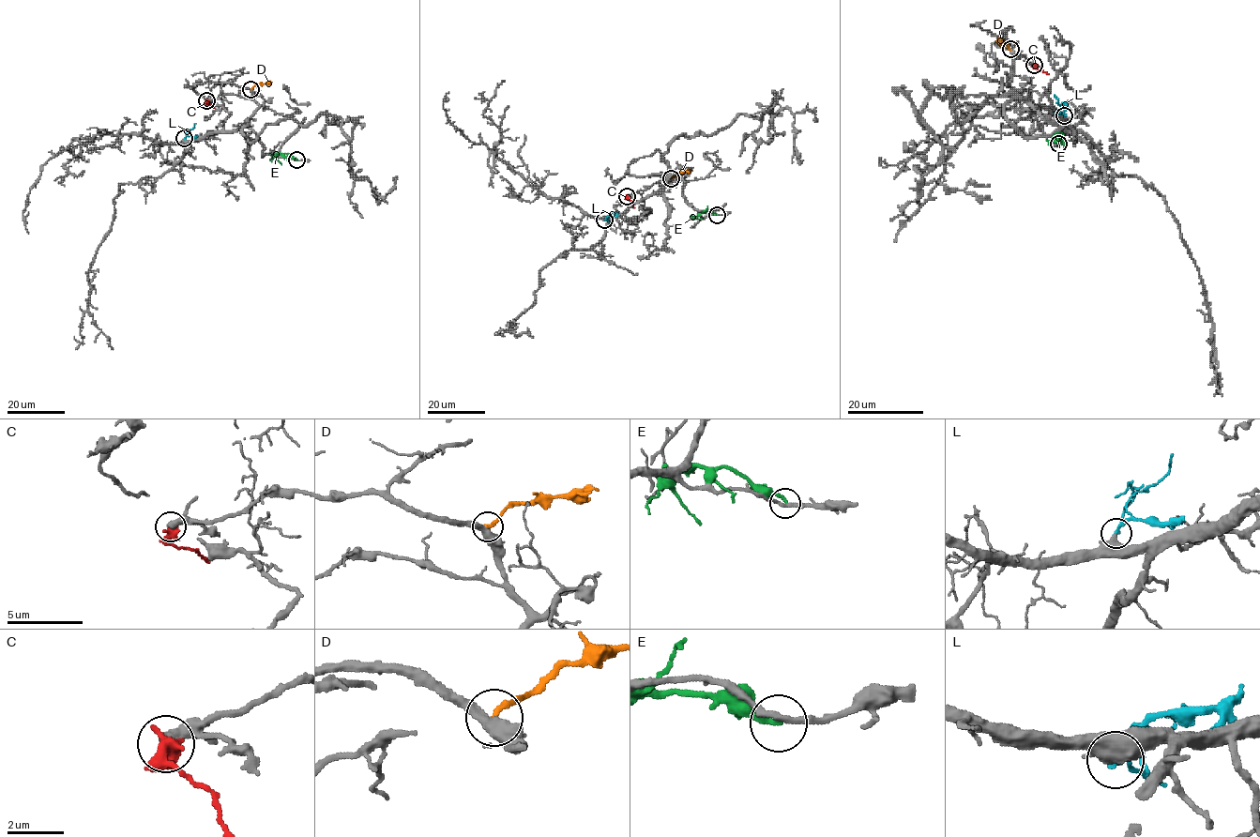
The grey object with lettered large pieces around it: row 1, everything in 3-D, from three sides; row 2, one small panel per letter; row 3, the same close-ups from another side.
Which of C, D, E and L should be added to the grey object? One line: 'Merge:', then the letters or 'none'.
Merge: none

